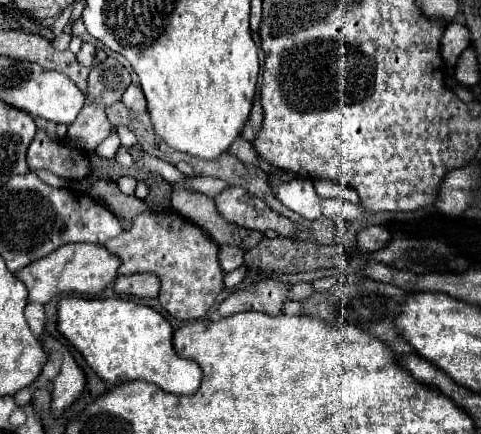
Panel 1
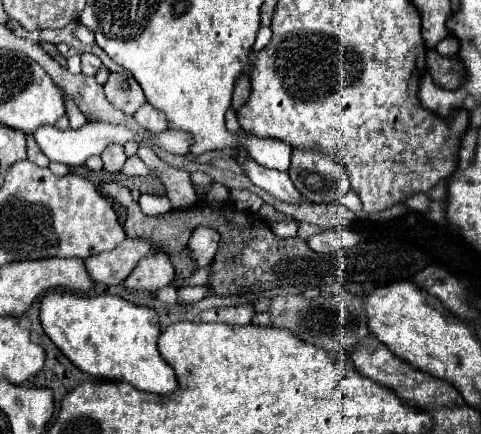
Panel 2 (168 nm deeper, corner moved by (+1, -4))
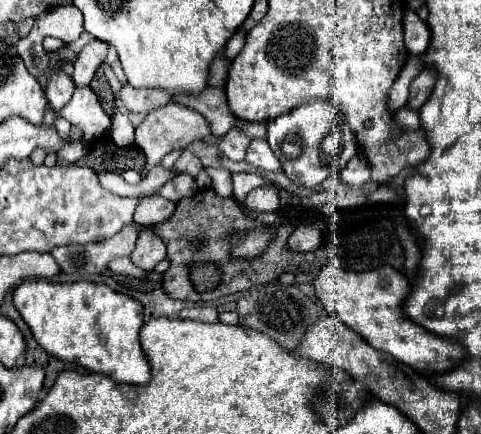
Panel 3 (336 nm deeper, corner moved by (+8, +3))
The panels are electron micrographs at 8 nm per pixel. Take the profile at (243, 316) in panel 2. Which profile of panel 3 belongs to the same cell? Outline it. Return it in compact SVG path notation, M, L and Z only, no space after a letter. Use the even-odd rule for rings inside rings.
M191 307L191 309L183 309L179 313L181 319L197 319L197 321L205 321L205 323L215 323L219 321L219 311L215 307Z

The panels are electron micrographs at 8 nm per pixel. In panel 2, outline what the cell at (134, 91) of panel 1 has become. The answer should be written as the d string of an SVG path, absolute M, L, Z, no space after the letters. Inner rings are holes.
M148 102L134 114L134 120L136 120L142 128L148 128L148 130L152 130L152 132L166 130L166 126L168 126L168 120L166 120L164 112L152 108Z

